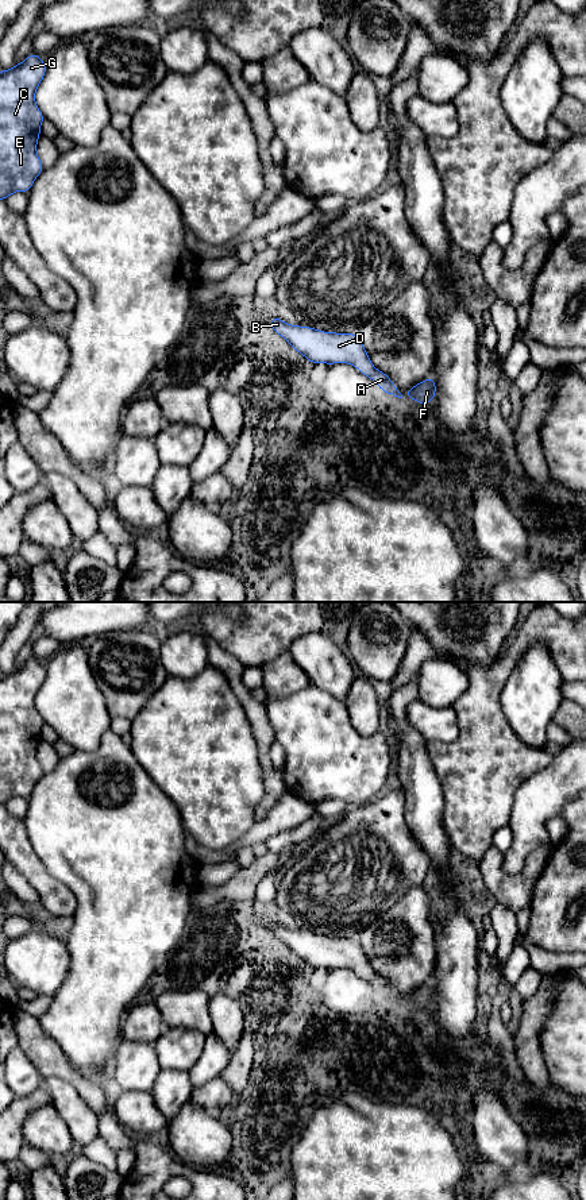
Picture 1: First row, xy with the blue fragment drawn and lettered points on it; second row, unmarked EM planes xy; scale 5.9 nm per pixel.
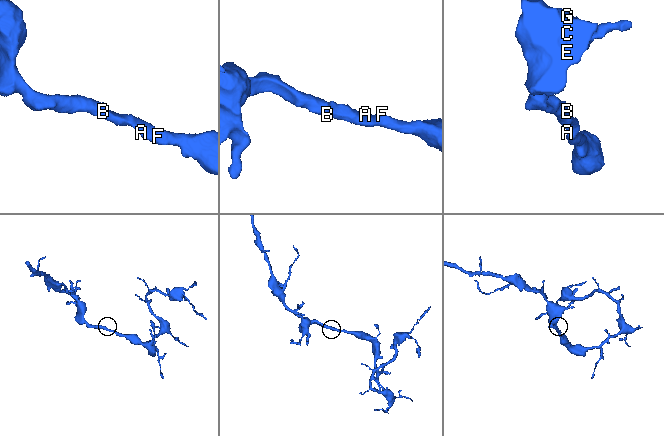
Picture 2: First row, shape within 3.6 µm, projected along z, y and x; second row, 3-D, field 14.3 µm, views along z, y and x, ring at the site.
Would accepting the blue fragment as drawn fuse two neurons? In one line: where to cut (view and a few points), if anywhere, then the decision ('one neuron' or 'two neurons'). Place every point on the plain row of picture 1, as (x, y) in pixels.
cut none; one neuron

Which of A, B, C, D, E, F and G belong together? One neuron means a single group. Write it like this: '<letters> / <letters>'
A B C D E F G

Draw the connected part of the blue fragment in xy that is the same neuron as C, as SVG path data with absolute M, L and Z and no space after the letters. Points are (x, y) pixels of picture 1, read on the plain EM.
M36 657L15 672L0 676L0 804L5 804L15 796L30 796L43 775L36 748L45 722L35 707L35 697L45 678L46 668Z

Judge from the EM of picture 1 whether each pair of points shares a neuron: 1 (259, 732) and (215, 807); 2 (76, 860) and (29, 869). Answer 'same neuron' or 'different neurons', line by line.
1: different neurons
2: different neurons

